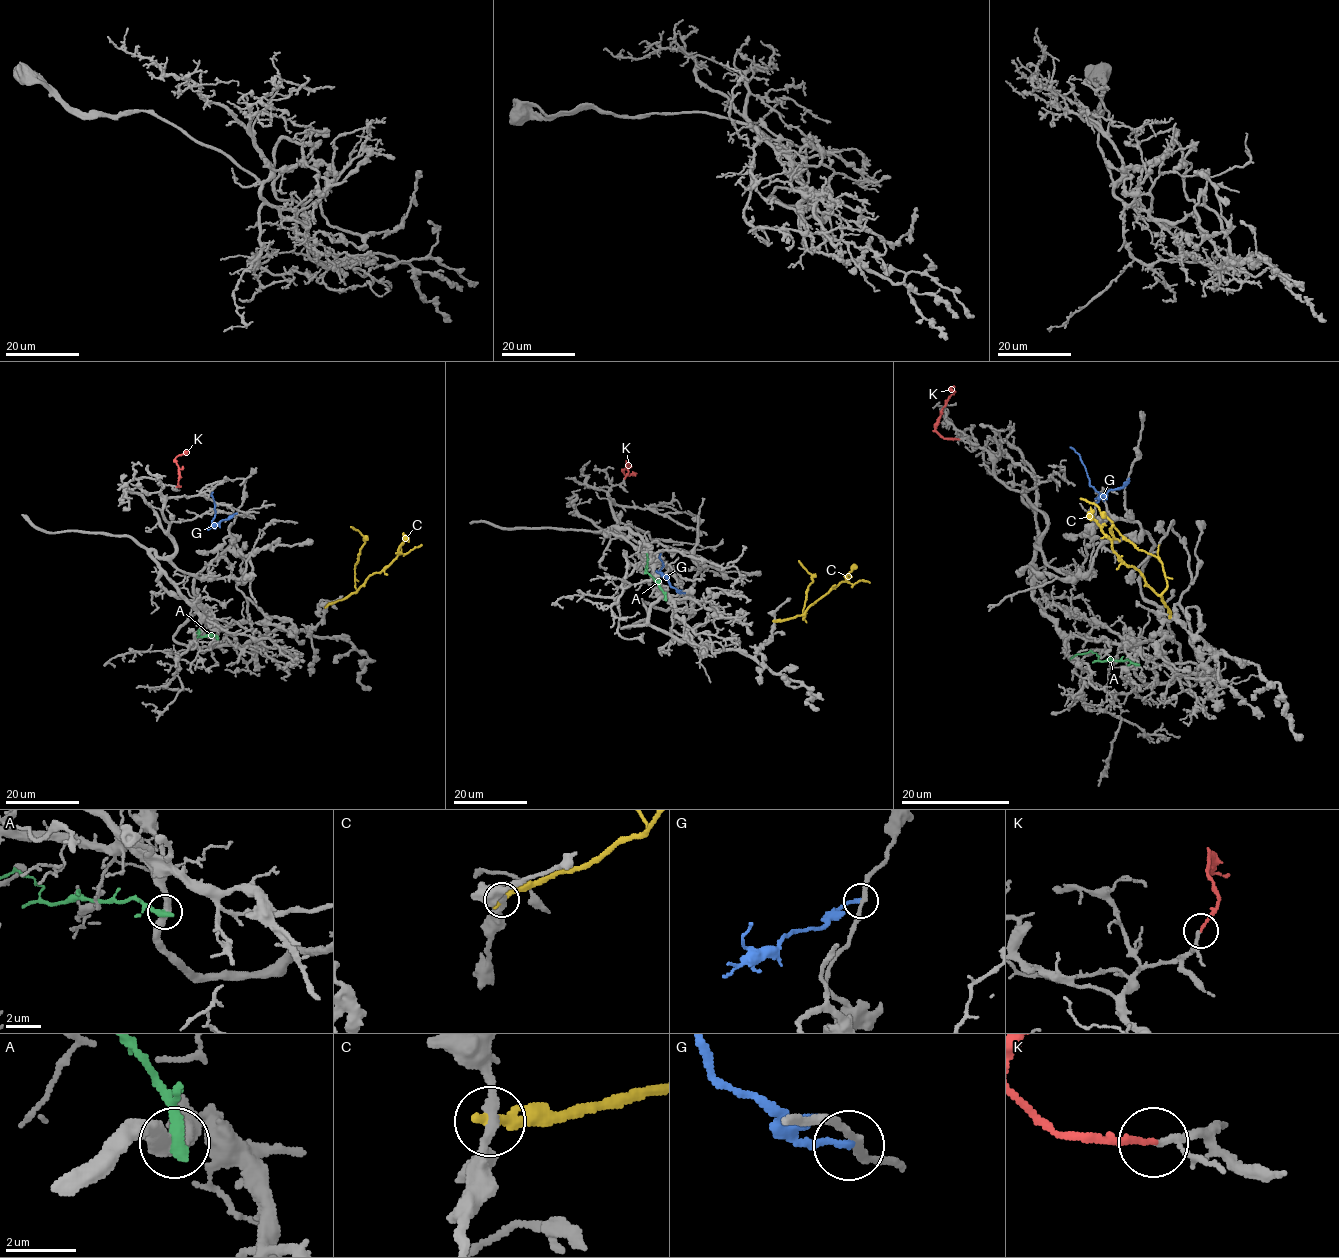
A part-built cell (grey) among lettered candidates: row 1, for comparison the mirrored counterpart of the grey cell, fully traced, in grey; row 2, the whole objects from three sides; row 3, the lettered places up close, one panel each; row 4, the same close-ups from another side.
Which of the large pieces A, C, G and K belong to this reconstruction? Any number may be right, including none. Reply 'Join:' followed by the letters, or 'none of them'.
Join: K

